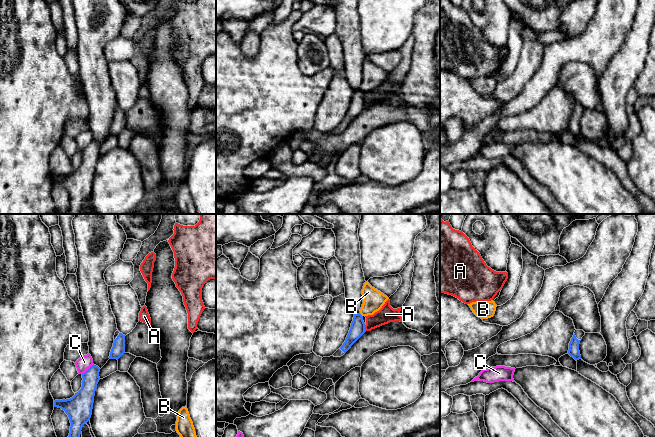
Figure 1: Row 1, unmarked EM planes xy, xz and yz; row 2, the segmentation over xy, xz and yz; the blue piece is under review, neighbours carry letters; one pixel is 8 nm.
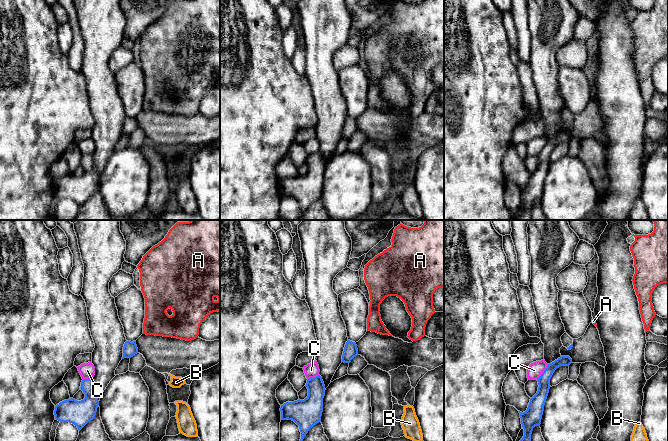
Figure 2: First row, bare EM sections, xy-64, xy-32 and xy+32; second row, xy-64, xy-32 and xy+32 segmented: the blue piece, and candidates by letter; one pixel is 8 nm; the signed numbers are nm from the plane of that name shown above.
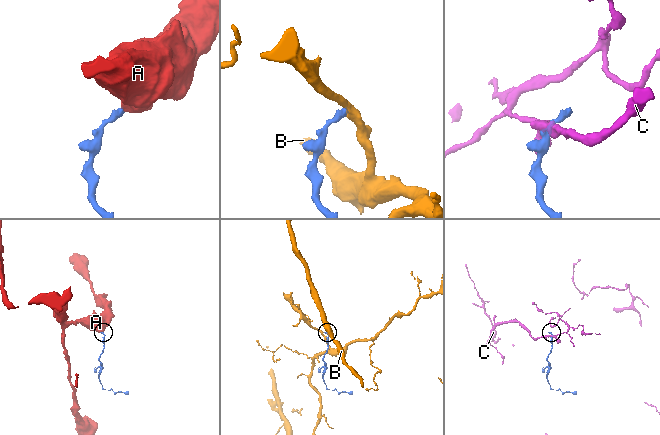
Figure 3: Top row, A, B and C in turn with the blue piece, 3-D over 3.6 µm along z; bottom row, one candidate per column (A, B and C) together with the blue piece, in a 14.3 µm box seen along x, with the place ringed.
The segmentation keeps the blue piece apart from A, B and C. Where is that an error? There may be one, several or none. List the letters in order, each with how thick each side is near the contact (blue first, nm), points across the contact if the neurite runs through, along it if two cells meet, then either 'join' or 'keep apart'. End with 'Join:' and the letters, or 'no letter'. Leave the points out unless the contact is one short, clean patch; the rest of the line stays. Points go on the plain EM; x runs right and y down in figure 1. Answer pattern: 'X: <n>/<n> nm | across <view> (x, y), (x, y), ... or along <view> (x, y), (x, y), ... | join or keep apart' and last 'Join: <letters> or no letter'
A: 120/140 nm | along xz (364, 101), (365, 107) | keep apart
B: 120/170 nm | along xz (359, 89), (362, 92) | keep apart
C: 160/110 nm | join
Join: C

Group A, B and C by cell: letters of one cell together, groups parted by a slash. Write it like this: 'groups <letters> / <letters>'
groups A / B / C

